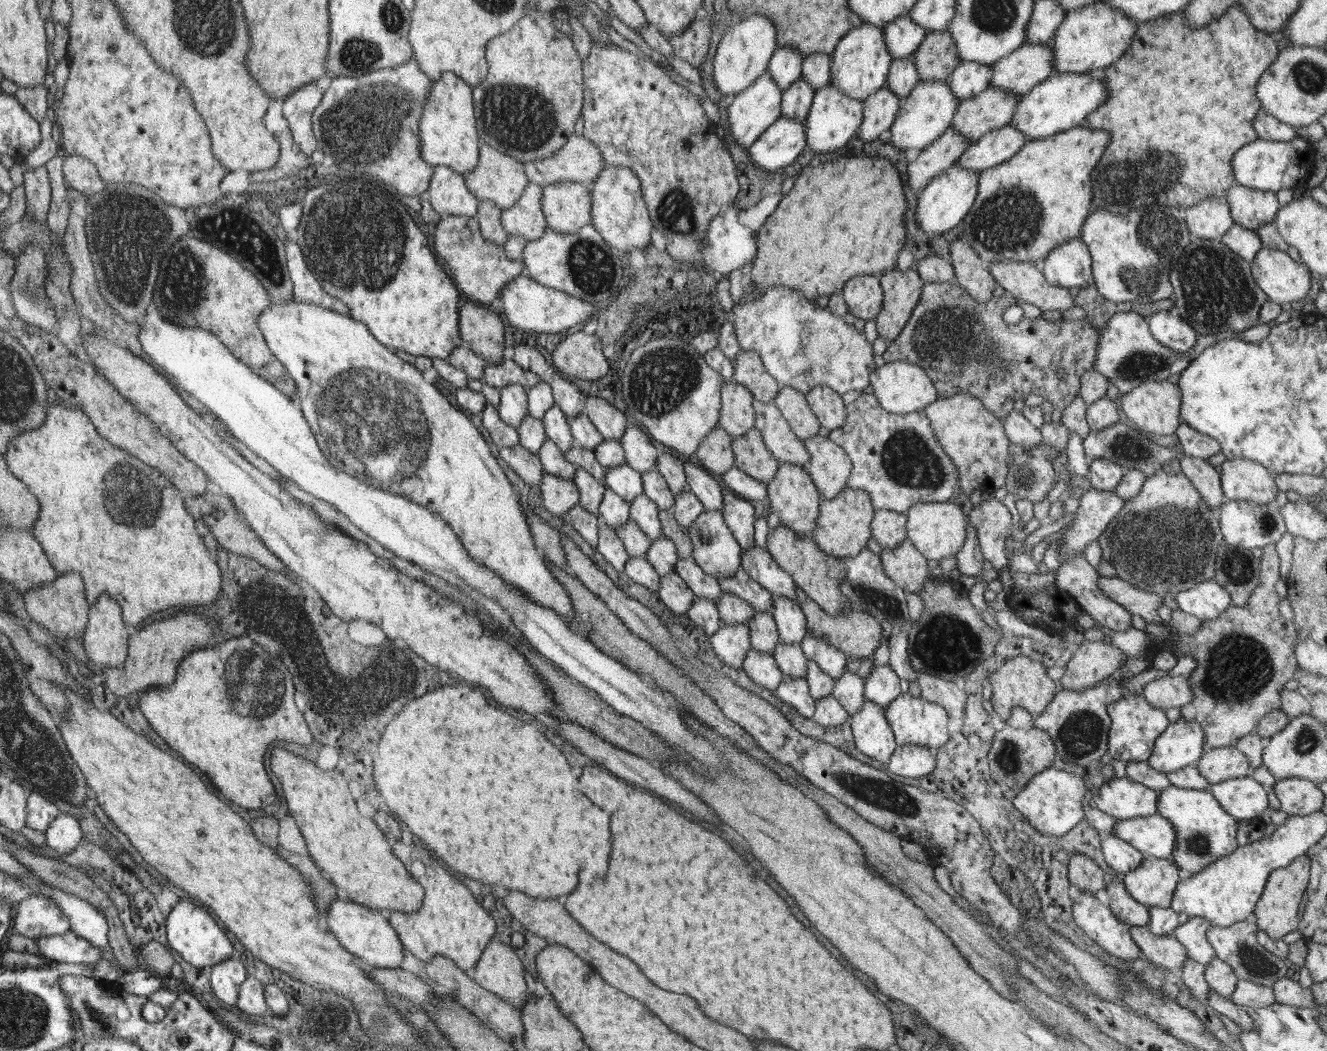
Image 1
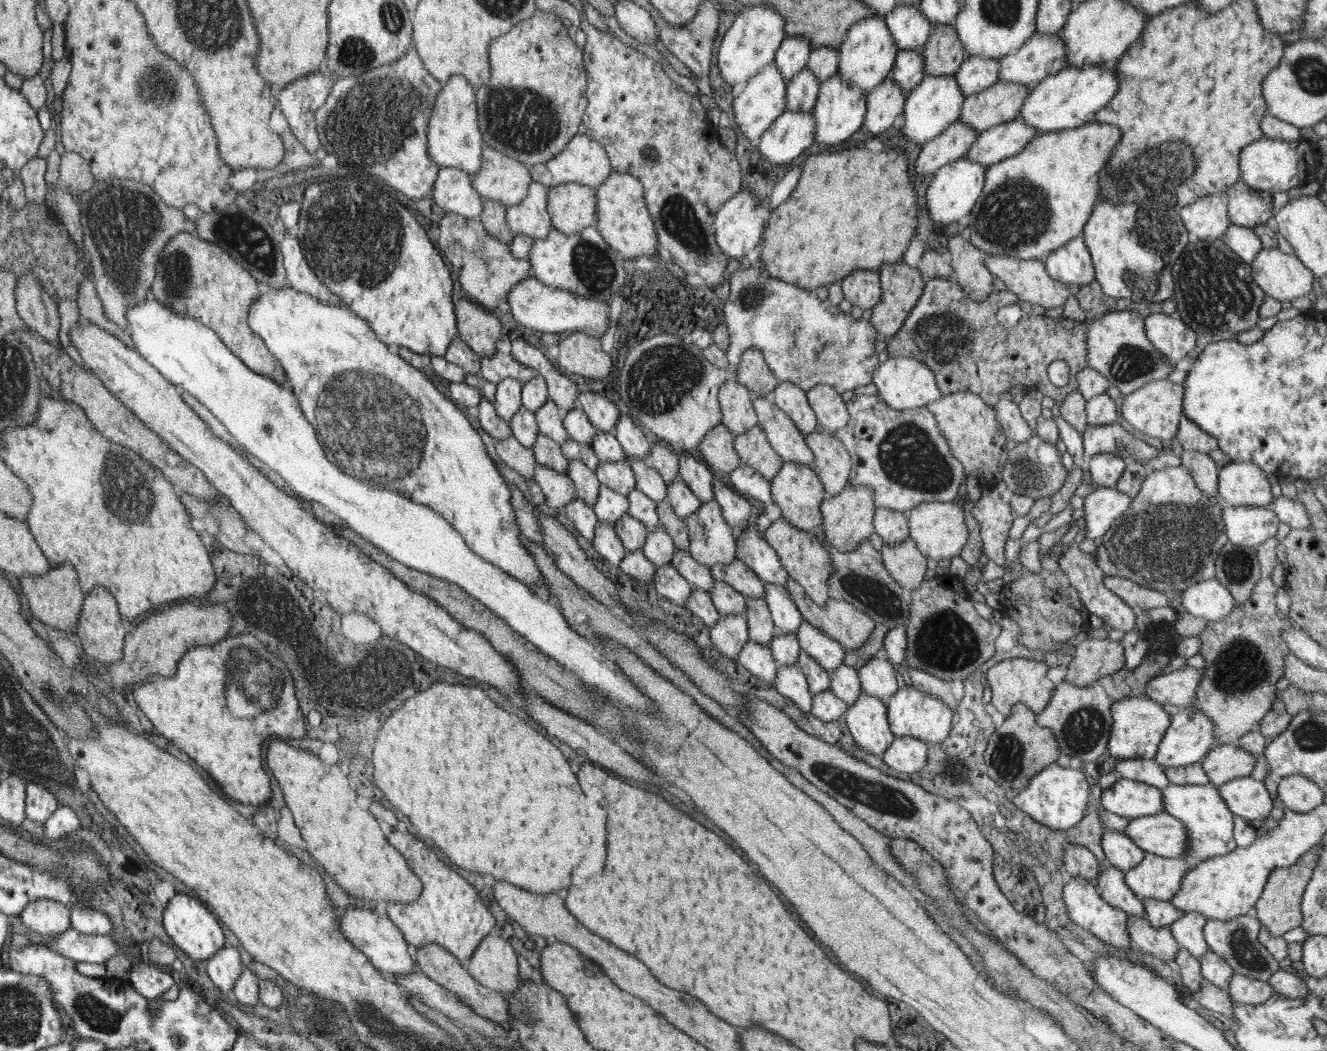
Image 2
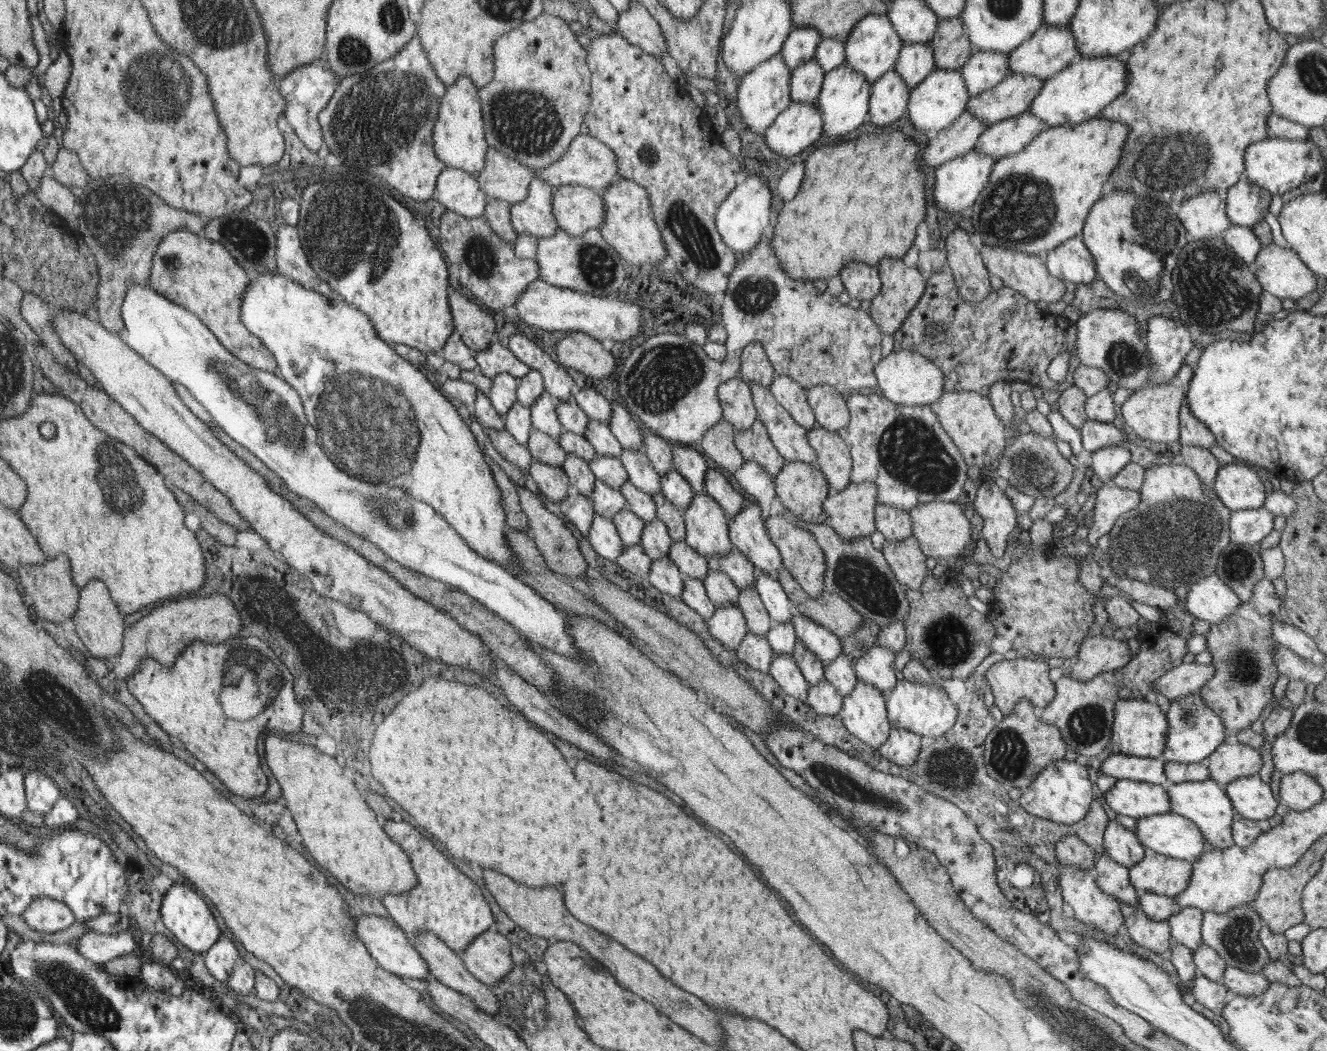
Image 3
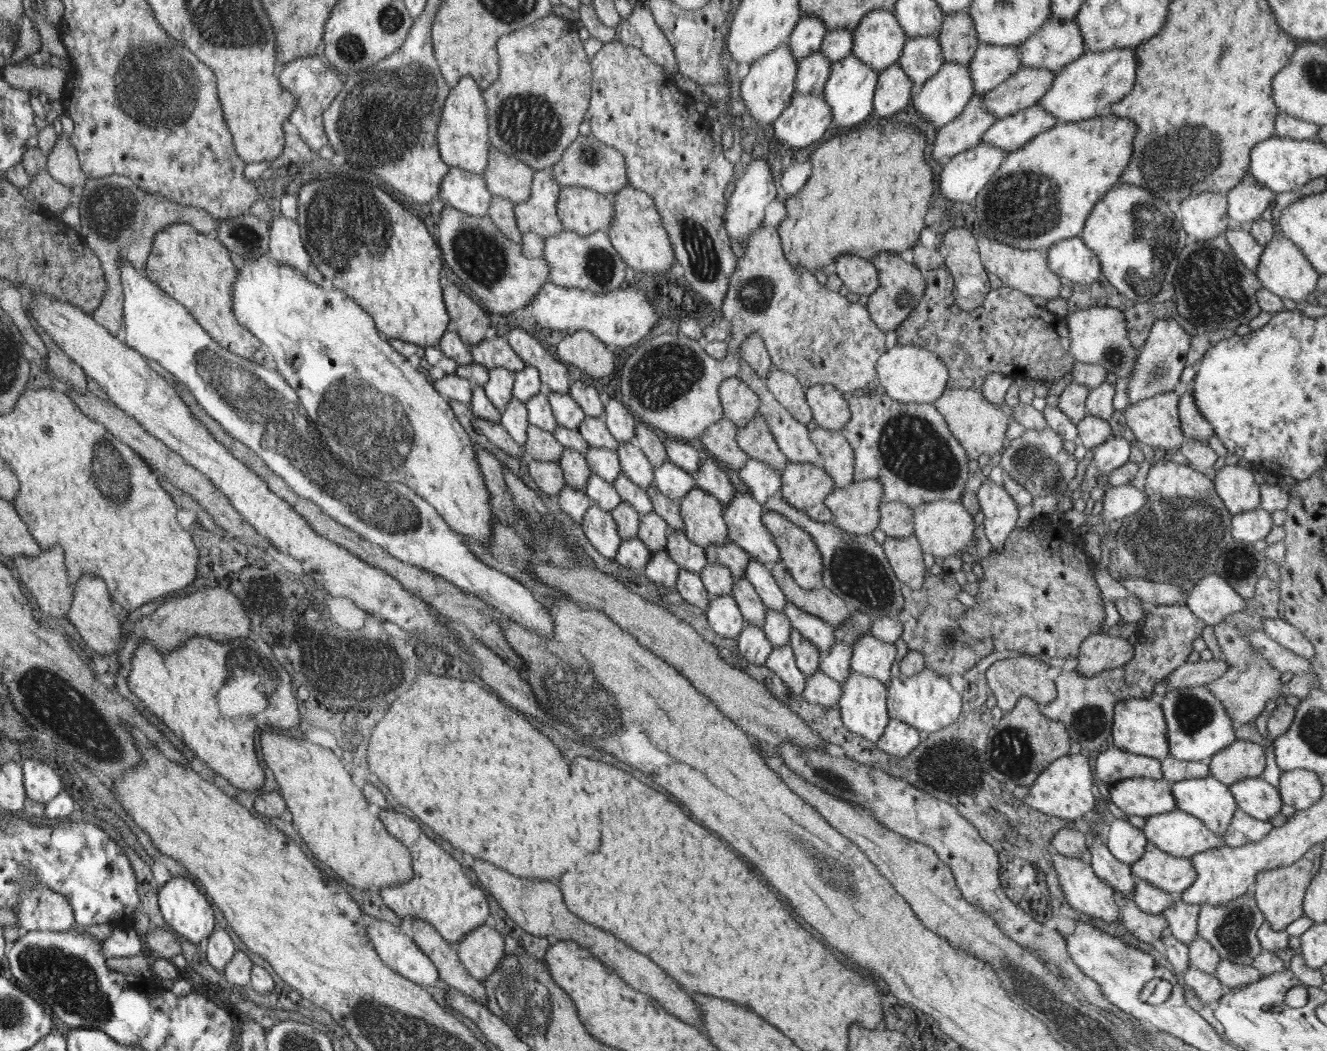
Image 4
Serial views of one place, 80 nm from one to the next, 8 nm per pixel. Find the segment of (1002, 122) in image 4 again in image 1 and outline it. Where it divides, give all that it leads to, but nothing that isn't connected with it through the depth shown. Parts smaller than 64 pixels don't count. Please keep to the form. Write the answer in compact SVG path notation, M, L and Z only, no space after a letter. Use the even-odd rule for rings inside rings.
M1010 125L996 128L970 143L956 163L965 169L982 172L1012 158L1027 140L1024 133Z

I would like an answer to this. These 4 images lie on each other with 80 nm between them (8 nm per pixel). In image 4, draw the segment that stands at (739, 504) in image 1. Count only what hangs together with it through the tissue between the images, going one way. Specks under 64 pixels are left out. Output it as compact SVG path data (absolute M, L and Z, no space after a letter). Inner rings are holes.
M704 458L700 461L699 469L691 474L695 486L716 496L722 504L727 505L734 496L736 489L730 483L726 470L714 458Z

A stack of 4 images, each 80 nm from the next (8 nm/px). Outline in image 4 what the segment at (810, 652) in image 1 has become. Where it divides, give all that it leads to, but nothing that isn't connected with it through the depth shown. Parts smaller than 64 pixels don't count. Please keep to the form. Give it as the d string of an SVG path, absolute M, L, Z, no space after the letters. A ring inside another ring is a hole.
M787 601L783 612L800 634L803 634L810 642L813 642L822 653L828 652L830 647L835 643L835 627L828 624L820 617L800 610L792 602Z

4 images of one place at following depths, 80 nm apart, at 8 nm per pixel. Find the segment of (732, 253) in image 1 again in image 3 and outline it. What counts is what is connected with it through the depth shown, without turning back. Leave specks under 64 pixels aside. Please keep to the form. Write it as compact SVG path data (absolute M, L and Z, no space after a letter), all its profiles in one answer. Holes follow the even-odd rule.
M762 176L743 178L740 186L731 193L731 198L720 206L717 213L717 226L723 241L736 252L750 252L762 238L764 228L769 224L770 205L772 204L771 190Z

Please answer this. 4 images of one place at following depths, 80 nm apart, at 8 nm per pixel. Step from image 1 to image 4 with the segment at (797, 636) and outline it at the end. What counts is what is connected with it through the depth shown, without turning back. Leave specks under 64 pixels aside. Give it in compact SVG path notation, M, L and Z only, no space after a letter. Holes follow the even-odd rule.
M750 557L750 564L745 570L745 577L753 584L755 592L766 607L783 612L787 598L776 584L769 568L760 564L756 558Z

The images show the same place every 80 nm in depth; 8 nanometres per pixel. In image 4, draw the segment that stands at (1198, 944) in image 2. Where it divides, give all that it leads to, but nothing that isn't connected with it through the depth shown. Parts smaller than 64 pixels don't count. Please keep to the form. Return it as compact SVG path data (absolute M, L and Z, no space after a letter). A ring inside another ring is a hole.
M1178 896L1163 913L1168 921L1167 928L1183 943L1188 944L1197 934L1197 914L1200 912L1199 904L1186 904Z

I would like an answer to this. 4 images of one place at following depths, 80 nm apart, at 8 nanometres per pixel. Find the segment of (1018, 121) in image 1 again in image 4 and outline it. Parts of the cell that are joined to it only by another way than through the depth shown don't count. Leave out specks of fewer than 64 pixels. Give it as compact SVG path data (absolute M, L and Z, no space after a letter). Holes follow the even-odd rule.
M1106 50L1084 52L1077 60L1056 73L1052 87L1039 100L1044 112L1056 116L1060 123L1086 121L1097 117L1106 106L1124 99L1134 89L1136 82L1135 50Z

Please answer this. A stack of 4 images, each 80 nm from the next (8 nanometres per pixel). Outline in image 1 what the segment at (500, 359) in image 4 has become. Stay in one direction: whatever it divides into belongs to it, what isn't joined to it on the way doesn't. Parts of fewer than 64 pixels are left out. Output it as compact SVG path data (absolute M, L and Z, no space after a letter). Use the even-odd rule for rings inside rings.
M504 359L499 363L487 363L486 372L482 379L500 390L509 384L521 384L528 390L531 386L542 381L539 374L521 367L512 359Z

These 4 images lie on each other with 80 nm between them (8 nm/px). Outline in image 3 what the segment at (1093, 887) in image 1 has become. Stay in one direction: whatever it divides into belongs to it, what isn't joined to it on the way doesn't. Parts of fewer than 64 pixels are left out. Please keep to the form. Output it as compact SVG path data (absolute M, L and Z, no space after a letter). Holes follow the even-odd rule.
M1066 835L1055 845L1057 860L1060 864L1094 871L1097 852L1078 835Z

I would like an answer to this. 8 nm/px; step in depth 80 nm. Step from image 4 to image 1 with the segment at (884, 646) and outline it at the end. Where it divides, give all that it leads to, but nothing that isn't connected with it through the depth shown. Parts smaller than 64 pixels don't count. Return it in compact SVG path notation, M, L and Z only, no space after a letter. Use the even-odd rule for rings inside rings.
M875 666L864 680L864 696L866 701L875 702L885 709L900 693L900 677L887 666Z

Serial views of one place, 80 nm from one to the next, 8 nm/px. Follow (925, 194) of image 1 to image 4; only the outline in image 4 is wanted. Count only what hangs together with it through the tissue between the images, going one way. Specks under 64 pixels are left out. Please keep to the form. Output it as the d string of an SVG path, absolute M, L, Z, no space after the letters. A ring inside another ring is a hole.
M980 141L975 148L956 154L942 165L940 172L940 194L947 200L954 202L974 203L980 191L982 191L993 174L996 174L1000 165L1009 155L1007 150L989 145Z

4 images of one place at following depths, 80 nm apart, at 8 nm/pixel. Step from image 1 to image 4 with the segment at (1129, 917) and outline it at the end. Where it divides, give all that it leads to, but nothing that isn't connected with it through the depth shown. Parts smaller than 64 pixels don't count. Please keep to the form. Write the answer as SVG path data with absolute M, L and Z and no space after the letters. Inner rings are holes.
M1096 835L1087 852L1087 861L1091 864L1093 871L1105 880L1113 890L1119 890L1126 896L1132 897L1135 888L1135 879L1130 865L1118 860L1106 846L1102 837Z

